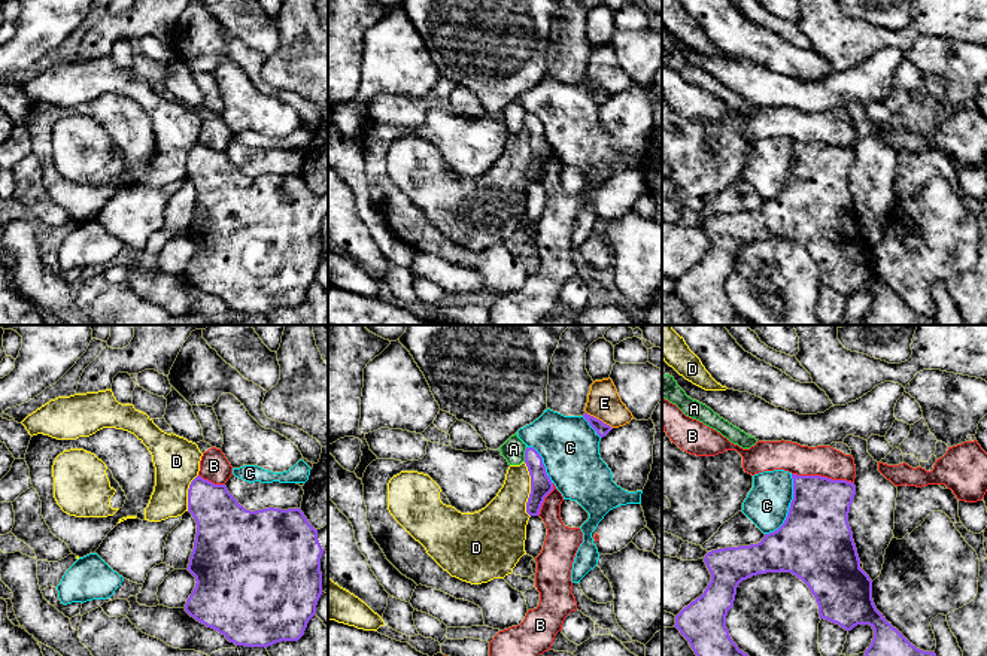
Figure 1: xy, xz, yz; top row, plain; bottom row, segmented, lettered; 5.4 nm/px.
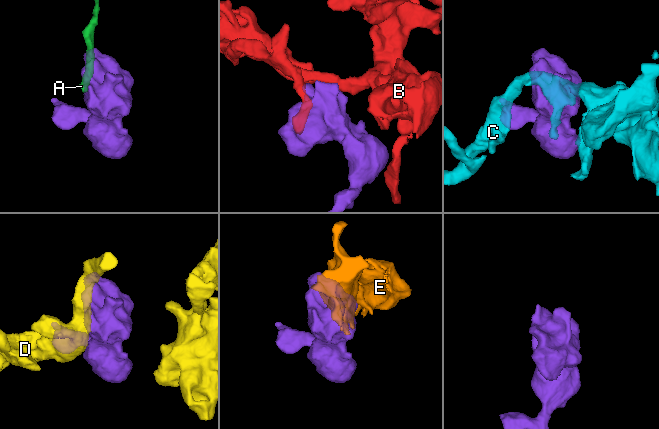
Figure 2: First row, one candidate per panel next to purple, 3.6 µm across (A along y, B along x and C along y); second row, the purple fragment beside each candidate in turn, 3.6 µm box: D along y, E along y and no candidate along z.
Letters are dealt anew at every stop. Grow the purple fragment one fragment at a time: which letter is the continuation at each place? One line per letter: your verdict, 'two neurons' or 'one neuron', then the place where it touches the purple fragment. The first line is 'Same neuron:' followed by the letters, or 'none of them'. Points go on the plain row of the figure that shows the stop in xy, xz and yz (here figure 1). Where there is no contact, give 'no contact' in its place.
Same neuron: none of them
A: two neurons | xz (525, 121)
B: two neurons | yz (823, 143)
C: two neurons | yz (790, 173)
D: two neurons | xz (531, 155)
E: two neurons | xz (598, 85)

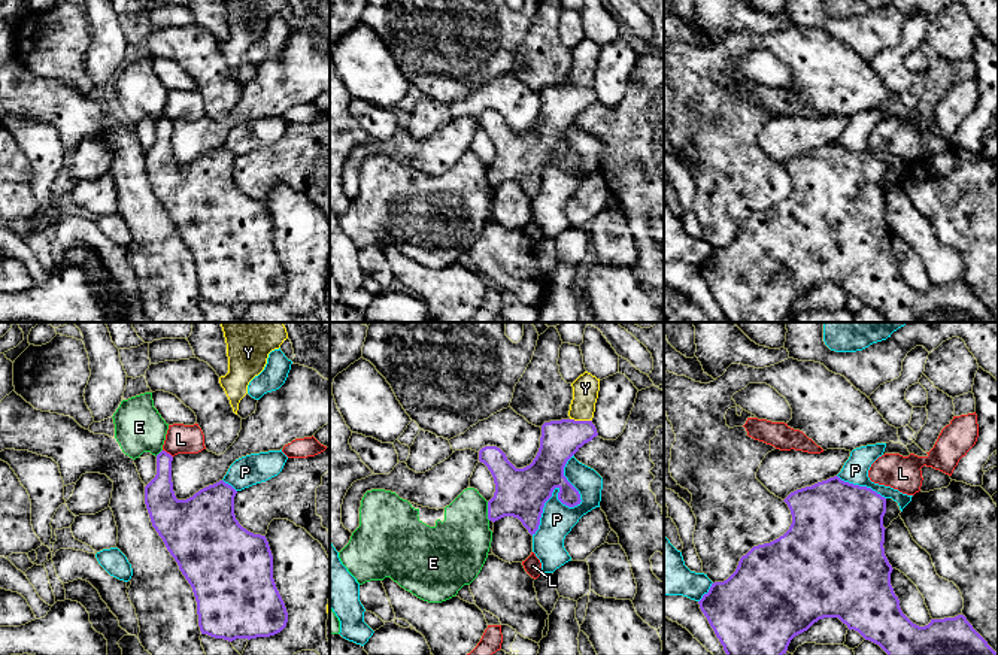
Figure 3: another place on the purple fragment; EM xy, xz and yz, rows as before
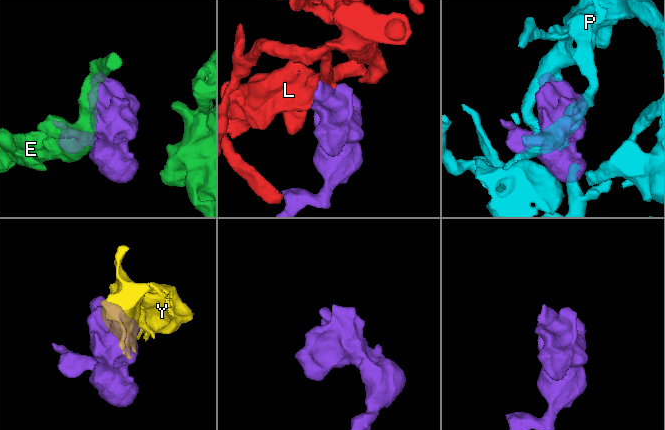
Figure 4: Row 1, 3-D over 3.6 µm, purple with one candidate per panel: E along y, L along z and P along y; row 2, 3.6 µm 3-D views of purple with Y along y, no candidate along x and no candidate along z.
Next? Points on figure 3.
Same neuron: none of them
E: two neurons | xz (488, 176)
L: two neurons | xy (166, 118)
P: two neurons | xz (563, 169)
Y: two neurons | xz (581, 87)

